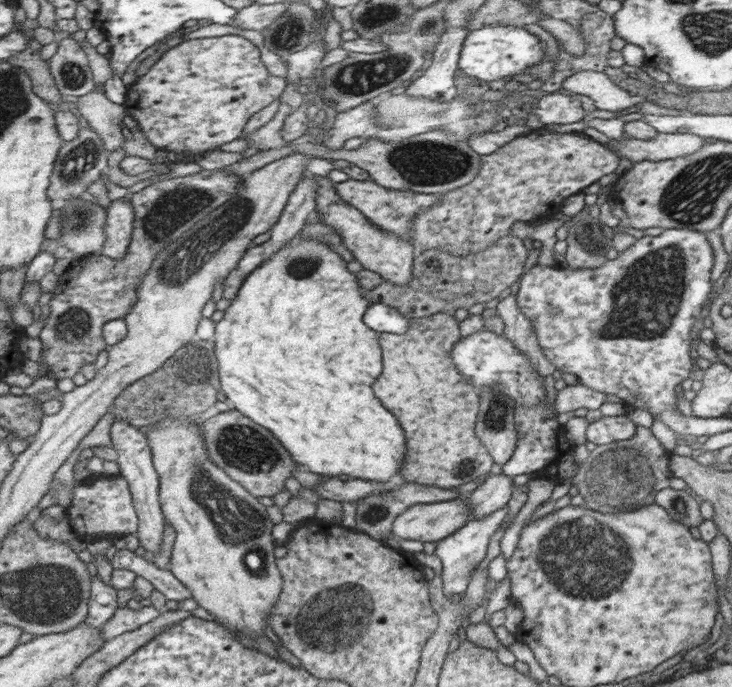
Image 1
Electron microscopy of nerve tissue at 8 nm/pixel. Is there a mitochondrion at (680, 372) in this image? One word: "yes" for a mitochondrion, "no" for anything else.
no

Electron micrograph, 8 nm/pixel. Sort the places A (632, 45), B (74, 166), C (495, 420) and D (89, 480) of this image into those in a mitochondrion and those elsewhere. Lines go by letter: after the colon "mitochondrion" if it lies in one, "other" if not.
A: other
B: mitochondrion
C: mitochondrion
D: other

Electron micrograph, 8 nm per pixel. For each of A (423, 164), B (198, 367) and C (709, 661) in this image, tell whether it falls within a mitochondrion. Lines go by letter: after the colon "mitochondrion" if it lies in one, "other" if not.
A: mitochondrion
B: mitochondrion
C: other

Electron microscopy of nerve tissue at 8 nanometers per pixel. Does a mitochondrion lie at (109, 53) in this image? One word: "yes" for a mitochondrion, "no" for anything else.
no

